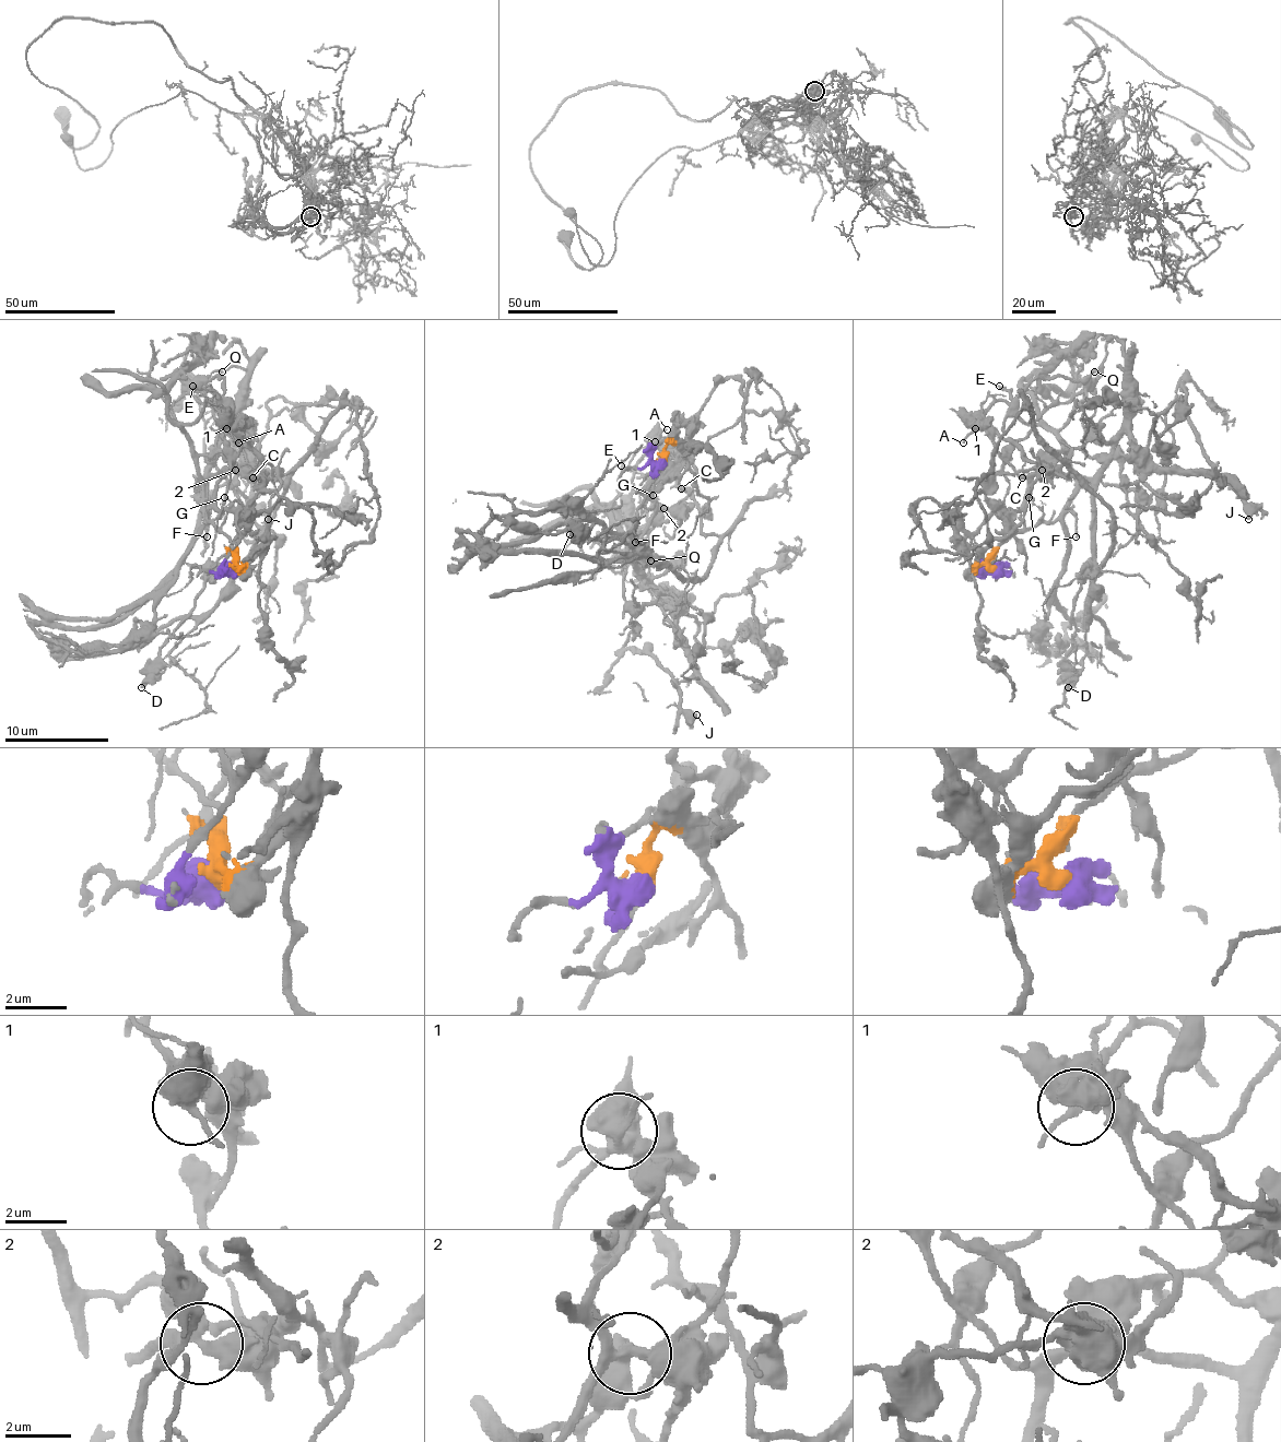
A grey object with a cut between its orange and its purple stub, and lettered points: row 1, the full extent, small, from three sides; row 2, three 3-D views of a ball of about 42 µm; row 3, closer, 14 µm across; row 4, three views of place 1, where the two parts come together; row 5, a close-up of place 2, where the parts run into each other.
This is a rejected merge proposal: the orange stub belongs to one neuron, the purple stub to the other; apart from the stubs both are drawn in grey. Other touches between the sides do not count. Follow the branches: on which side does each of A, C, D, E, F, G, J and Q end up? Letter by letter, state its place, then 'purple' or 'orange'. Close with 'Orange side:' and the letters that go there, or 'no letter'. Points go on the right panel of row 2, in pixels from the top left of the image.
A: at (963, 442); orange
C: at (1022, 477); purple
D: at (1068, 687); purple
E: at (999, 386); orange
F: at (1076, 536); orange
G: at (1029, 497); orange
J: at (1248, 519); orange
Q: at (1094, 371); orange
Orange side: A, E, F, G, J, Q

